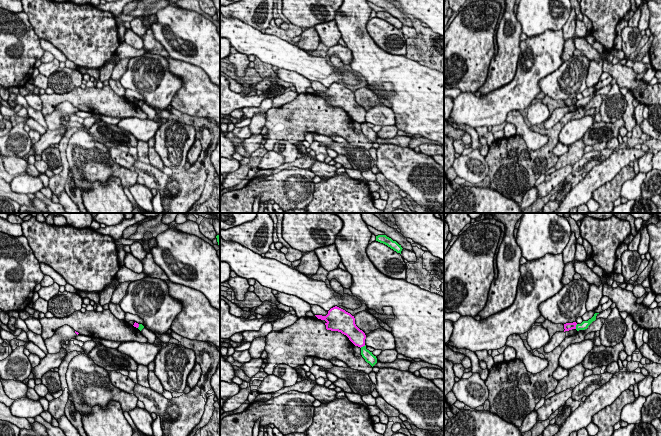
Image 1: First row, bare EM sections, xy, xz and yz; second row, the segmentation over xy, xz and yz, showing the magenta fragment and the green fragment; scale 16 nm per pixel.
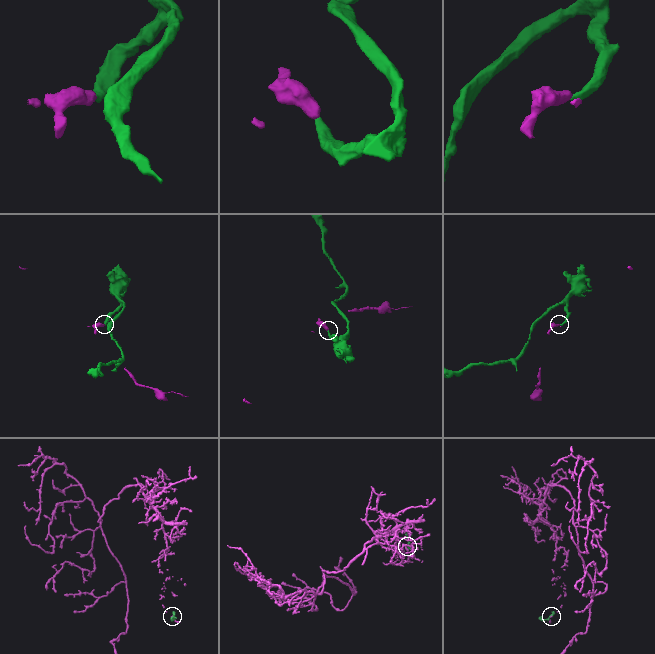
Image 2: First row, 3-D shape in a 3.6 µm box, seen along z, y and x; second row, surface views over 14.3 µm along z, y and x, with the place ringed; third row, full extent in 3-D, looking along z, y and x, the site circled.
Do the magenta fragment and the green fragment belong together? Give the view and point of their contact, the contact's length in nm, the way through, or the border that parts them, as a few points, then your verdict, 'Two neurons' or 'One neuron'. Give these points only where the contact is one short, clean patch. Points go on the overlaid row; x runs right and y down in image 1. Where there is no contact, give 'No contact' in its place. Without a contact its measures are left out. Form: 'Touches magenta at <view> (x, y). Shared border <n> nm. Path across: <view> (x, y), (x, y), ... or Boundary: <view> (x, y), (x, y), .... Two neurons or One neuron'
Touches magenta at xz (362, 346). Shared border 100 nm. Boundary: xz (365, 345), (360, 347). Two neurons

